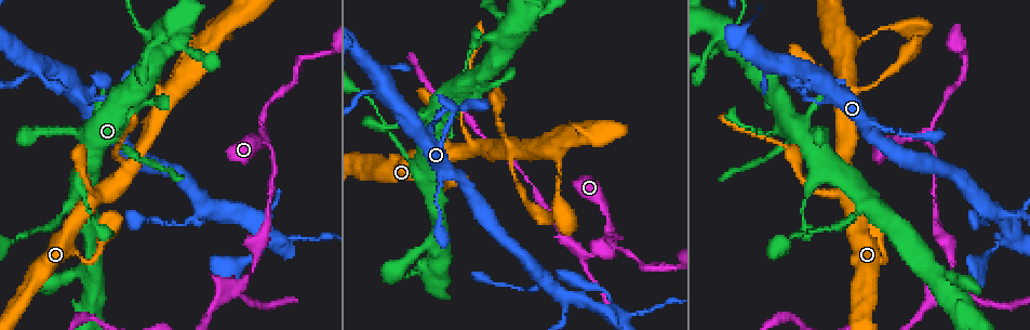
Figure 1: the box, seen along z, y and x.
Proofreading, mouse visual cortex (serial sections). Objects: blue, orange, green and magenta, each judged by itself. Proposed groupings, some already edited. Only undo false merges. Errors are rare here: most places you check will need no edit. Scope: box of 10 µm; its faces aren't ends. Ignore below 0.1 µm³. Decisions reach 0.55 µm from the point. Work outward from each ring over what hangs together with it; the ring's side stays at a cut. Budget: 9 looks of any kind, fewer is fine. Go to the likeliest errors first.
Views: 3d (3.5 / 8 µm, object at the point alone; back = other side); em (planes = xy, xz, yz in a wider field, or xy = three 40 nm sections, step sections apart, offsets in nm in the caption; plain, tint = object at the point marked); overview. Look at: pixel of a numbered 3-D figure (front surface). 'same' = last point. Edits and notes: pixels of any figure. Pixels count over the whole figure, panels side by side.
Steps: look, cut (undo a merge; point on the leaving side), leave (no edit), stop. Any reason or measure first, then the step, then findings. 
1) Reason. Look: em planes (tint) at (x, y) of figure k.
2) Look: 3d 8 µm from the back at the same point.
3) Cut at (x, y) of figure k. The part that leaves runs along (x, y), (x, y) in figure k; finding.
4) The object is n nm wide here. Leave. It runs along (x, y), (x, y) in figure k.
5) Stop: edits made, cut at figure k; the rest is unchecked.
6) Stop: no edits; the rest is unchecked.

Sudden change in width. Look: 3d 3.5 µm at (264, 137) of figure 1.

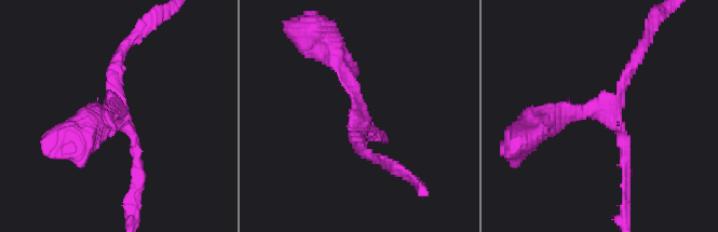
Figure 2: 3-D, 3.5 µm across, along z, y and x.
Need the tissue. Look: em xy step 1 (tint) at (361, 119) of figure 2.

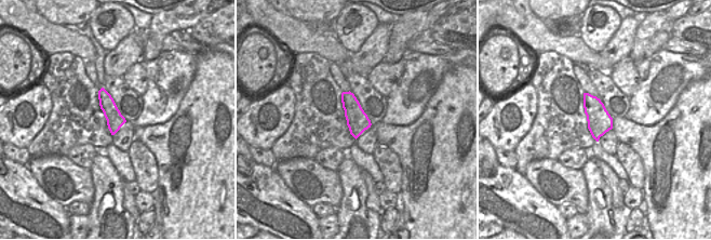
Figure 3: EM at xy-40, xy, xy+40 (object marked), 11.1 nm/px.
Leave. It runs along (546, 116), (607, 112), (626, 176) in figure 2; one cell here.

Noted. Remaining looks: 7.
Three arms meet. Look: 3d 3.5 µm from the back at (586, 257) of figure 1.

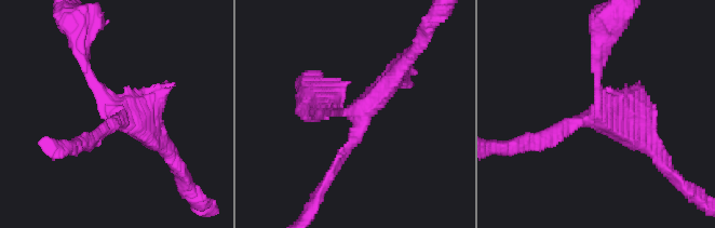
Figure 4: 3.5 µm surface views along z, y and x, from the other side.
Look: em xy step 5 (tint) at (120, 116) of figure 4.

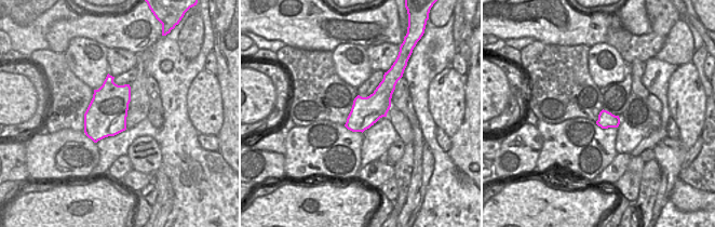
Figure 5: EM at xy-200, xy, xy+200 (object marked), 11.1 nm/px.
Leave. It runs along (81, 54), (100, 97), (160, 144) in figure 4; all the same cell.

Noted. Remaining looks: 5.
Branch point. Look: 3d 3.5 µm at (131, 169) of figure 1.

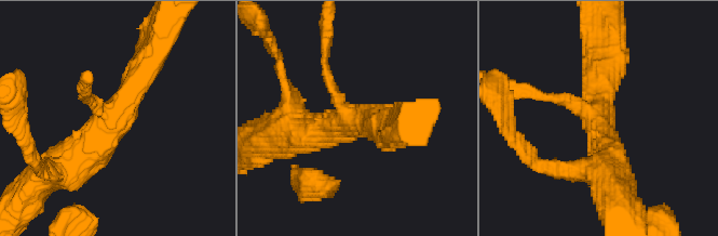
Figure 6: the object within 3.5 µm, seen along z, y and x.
3 arms meet here; the arms are 200, 400, 500 nm wide. Look: em xy step 2 (plain) at (357, 123) of figure 6.

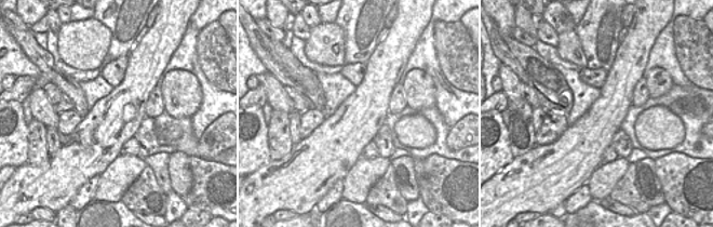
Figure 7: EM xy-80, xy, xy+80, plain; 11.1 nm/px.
Look: em xy step 2 (tint) at the same point.

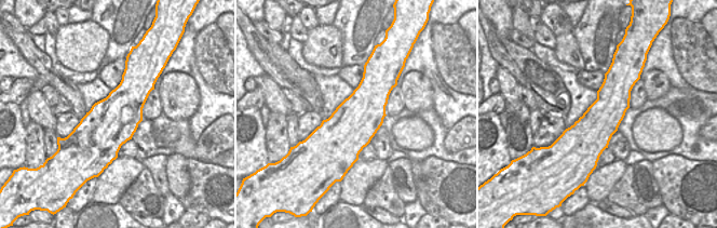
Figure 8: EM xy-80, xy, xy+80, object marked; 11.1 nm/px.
Leave. It runs along (61, 169), (110, 129), (147, 58) in figure 6; continuous, no second cell.

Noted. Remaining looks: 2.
Sharp bend. Look: em xy step 5 (tint) at (1011, 234) of figure 1.

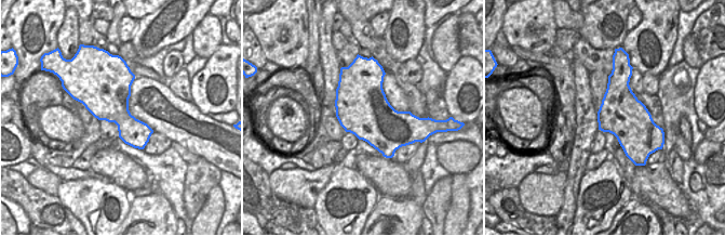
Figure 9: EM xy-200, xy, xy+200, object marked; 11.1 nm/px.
Wider look. Look: 3d 3.5 µm from the back at the same point.

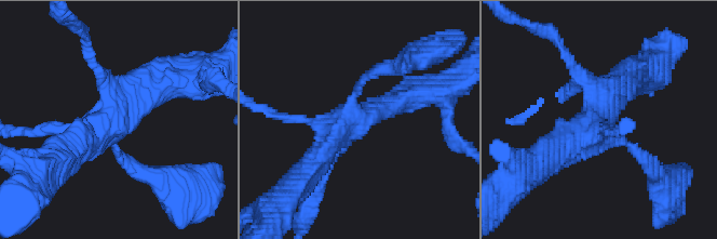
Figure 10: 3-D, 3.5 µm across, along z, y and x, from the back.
Leave. It runs along (163, 82), (110, 125), (133, 169) in figure 10; continuous, no second cell.

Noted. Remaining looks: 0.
Stop: no edits; the rest is unchecked.

